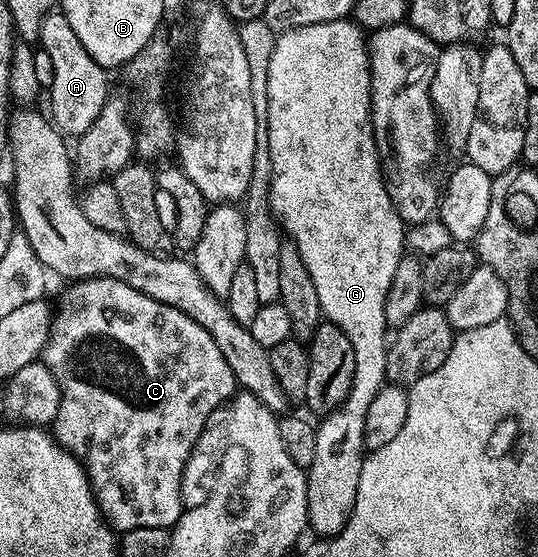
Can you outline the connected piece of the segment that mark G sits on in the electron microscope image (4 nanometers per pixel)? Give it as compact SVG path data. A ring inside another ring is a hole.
M351 18L335 19L329 23L306 25L293 31L285 31L277 38L274 53L270 57L268 66L268 148L270 149L270 165L272 166L272 180L268 204L278 220L283 234L302 253L302 261L306 261L306 269L310 269L310 277L314 281L314 289L318 289L321 316L327 322L338 325L346 337L350 337L350 345L354 345L356 360L354 361L354 381L348 390L348 396L334 408L329 415L323 416L315 424L316 448L314 461L306 469L308 476L308 525L320 537L335 537L346 525L350 513L354 509L354 501L358 493L358 477L362 477L362 465L366 448L364 446L364 430L366 429L366 413L370 409L370 401L374 401L374 393L386 383L386 357L390 346L390 331L386 321L386 293L390 293L390 281L394 277L394 269L398 269L398 261L405 258L406 248L404 237L406 224L398 217L394 205L390 201L390 193L384 184L384 173L380 169L380 150L376 147L376 138L372 128L372 82L370 81L370 61L368 60L368 44L365 32L359 23Z

